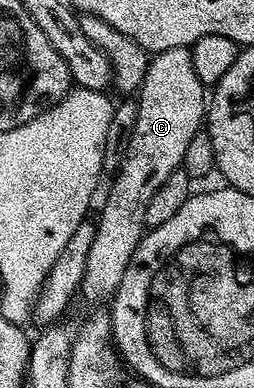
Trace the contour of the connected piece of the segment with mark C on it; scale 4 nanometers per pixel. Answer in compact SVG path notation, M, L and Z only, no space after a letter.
M191 48L168 49L162 53L152 54L147 75L136 94L137 118L131 139L127 143L127 151L121 160L121 168L116 170L113 182L109 185L109 194L101 205L101 214L95 217L97 230L95 243L91 243L91 255L87 255L87 267L81 280L80 296L89 301L108 302L123 279L123 271L127 271L127 263L131 263L131 255L135 255L135 247L145 236L147 226L147 203L155 196L155 191L163 187L163 182L177 169L182 168L187 155L187 147L191 139L202 132L203 122L207 117L207 87L195 75L195 66L191 63Z

